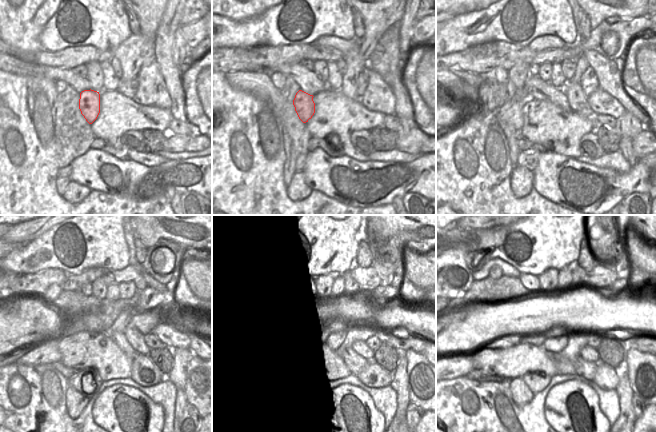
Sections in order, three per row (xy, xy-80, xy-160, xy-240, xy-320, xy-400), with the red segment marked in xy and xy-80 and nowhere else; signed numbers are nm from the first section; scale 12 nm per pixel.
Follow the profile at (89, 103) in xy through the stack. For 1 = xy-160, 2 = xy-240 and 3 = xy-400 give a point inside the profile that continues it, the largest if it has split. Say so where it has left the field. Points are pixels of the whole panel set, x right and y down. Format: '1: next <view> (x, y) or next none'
1: next xy-160 (510, 113)
2: next xy-240 (47, 352)
3: next xy-400 (456, 365)

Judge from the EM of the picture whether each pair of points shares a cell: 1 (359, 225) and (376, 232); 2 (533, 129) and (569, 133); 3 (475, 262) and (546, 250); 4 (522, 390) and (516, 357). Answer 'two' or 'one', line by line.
1: two
2: one
3: one
4: two

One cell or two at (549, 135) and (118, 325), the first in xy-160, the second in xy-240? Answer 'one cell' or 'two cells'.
two cells

